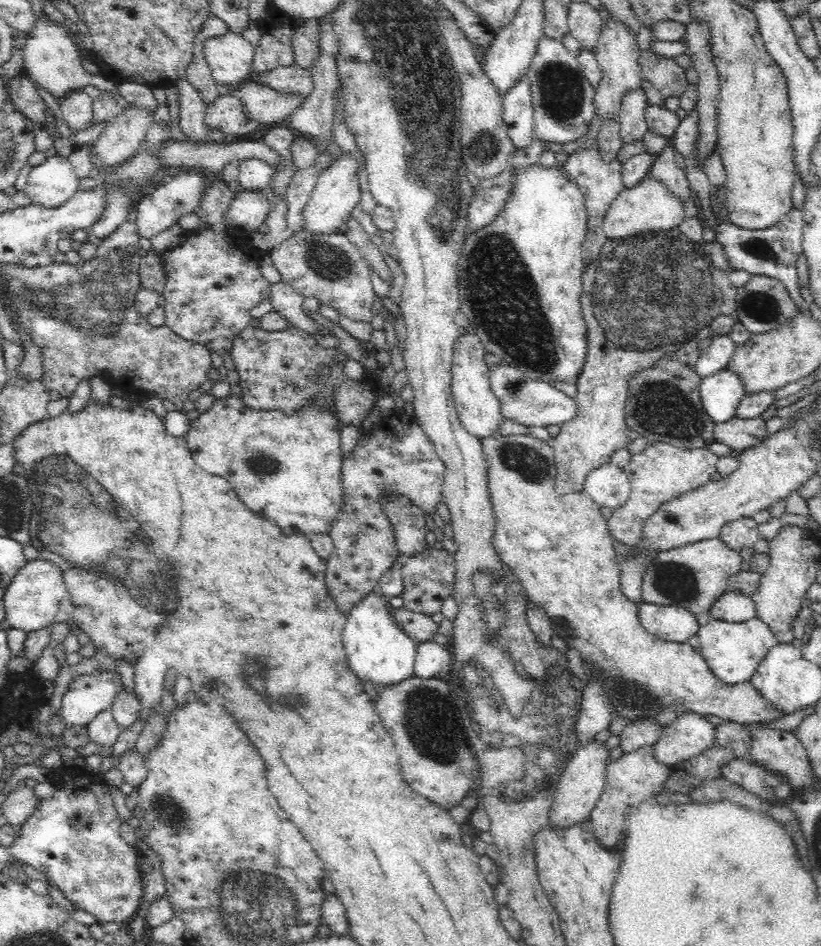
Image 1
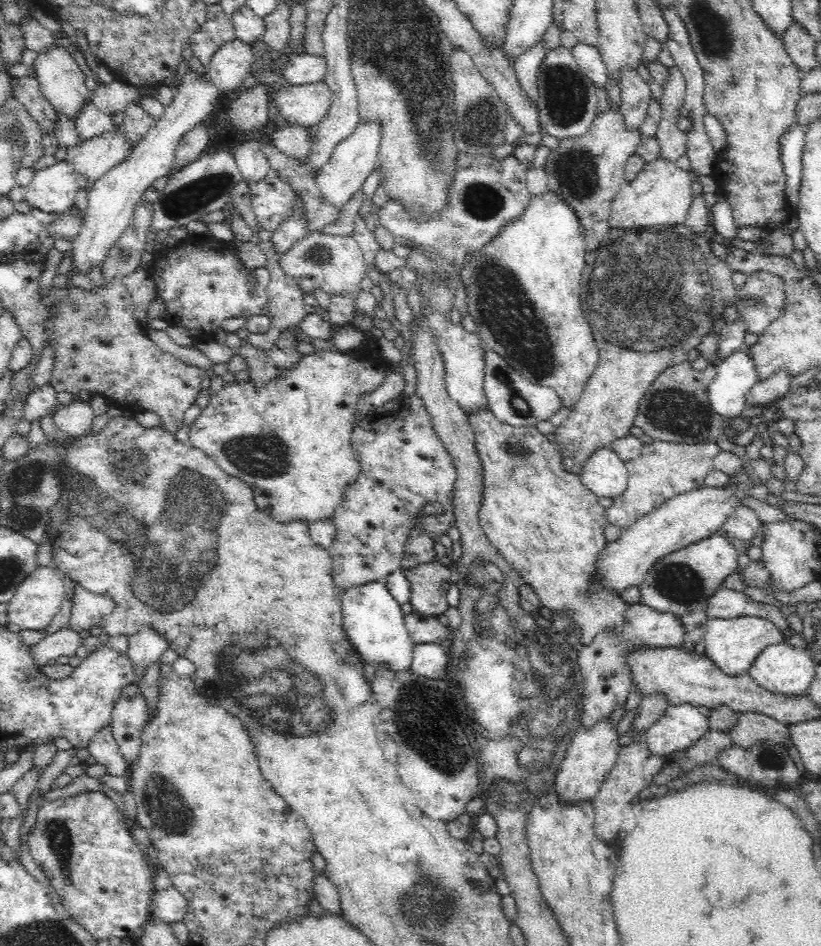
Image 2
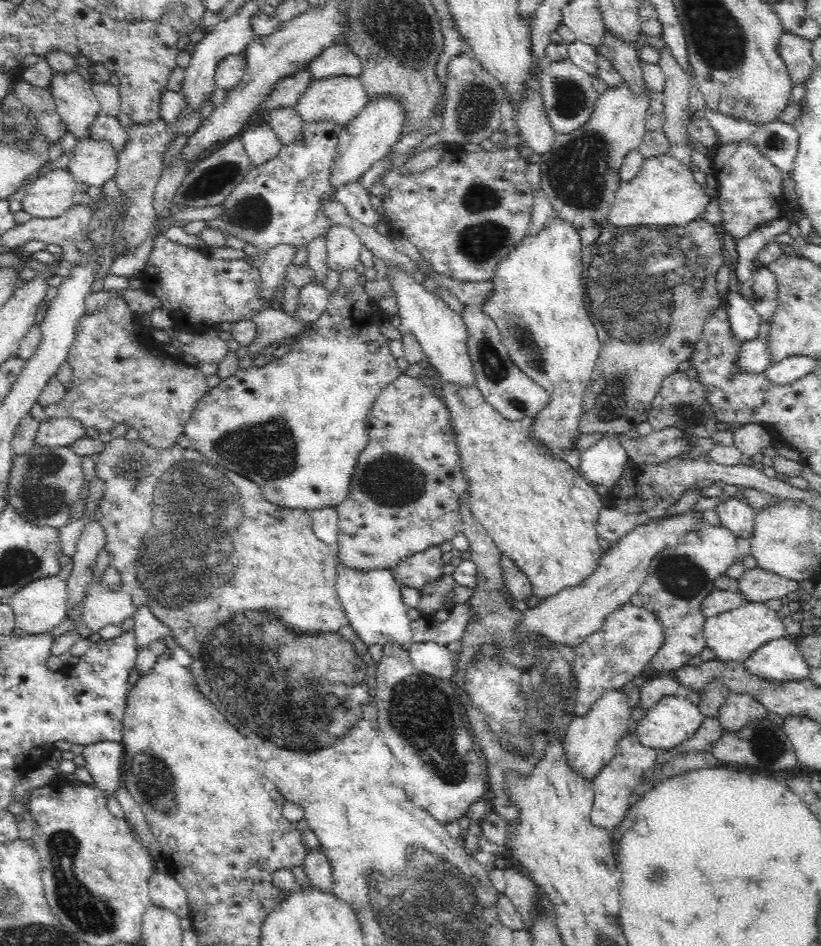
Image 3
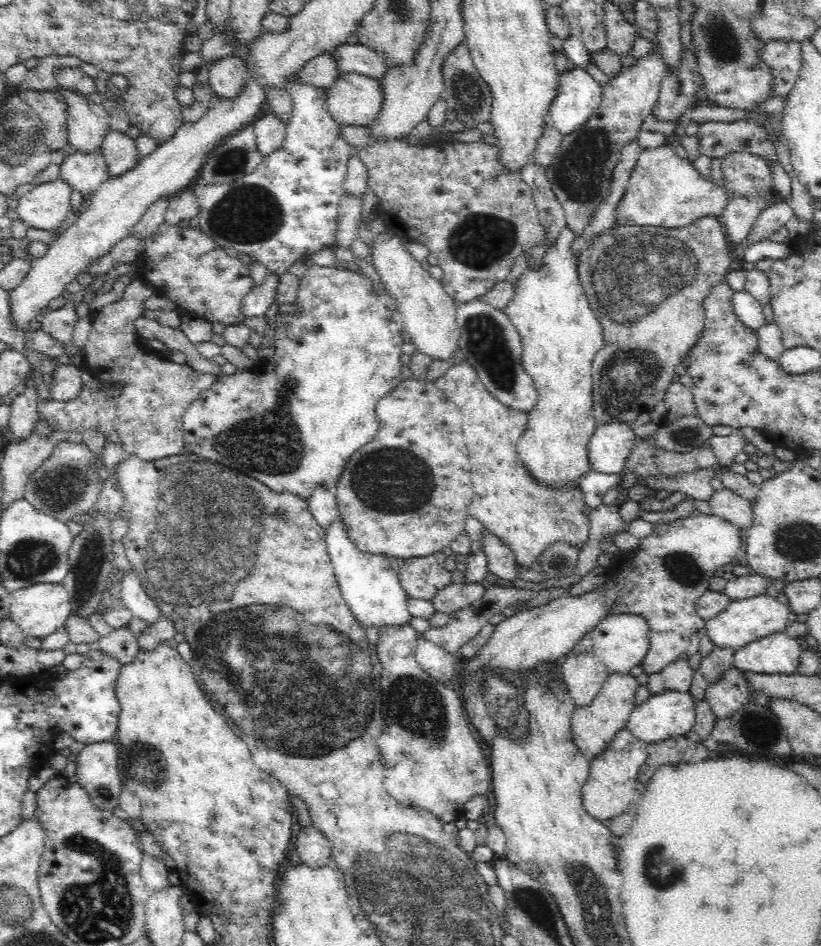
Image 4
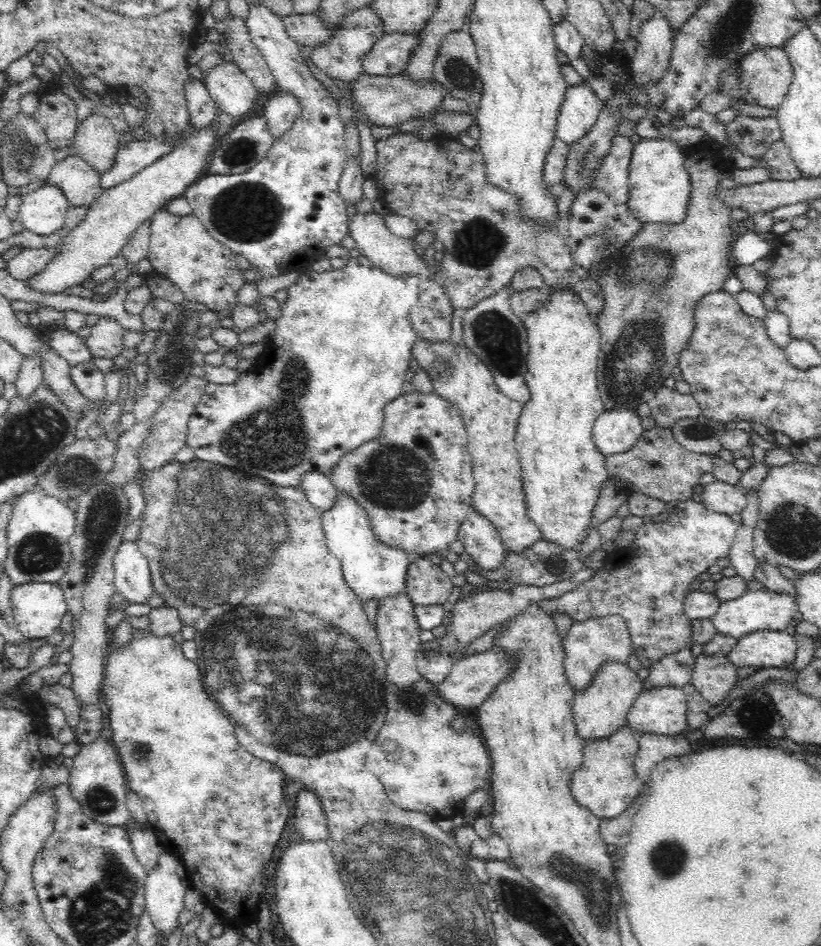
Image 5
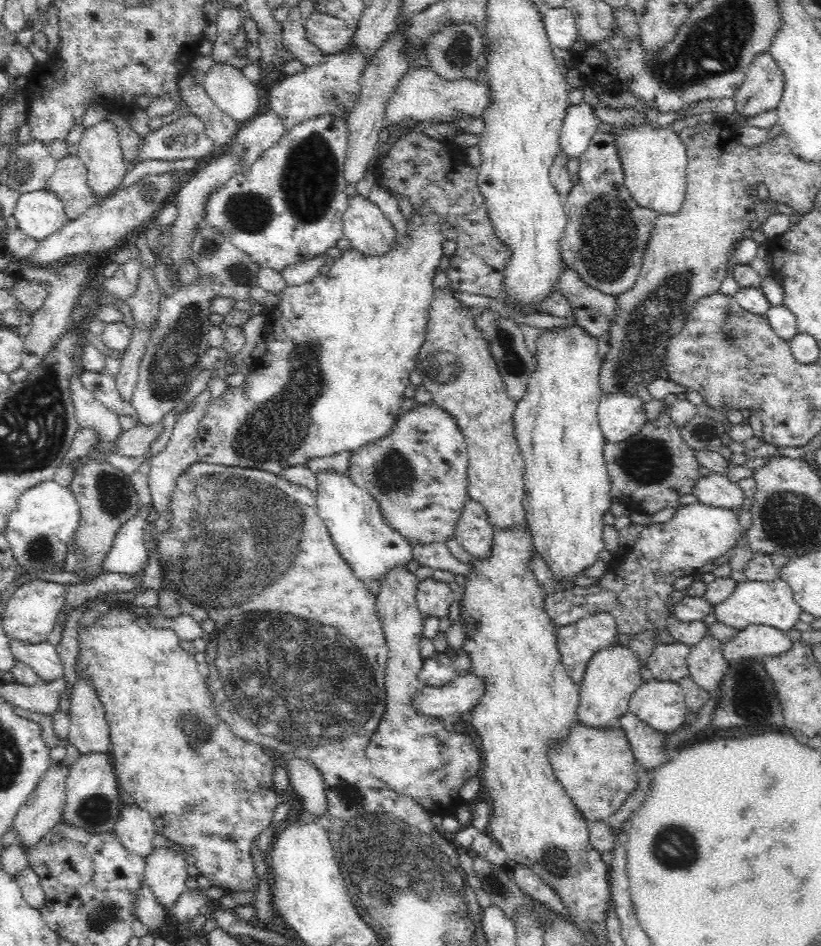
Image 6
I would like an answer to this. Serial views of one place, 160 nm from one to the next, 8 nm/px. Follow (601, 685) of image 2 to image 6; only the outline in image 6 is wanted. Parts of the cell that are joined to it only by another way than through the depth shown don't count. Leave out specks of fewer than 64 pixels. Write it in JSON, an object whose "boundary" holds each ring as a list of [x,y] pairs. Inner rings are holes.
{"boundary":[[[598,612],[582,617],[575,624],[558,626],[562,665],[576,685],[582,682],[586,666],[595,652],[612,648],[619,634],[616,620],[609,612]]]}

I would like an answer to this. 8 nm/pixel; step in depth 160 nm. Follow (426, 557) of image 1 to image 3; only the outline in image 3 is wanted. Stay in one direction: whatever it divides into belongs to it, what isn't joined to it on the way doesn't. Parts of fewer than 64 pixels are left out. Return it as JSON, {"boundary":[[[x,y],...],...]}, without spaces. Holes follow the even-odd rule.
{"boundary":[[[442,574],[437,580],[426,582],[419,589],[417,609],[424,615],[433,616],[438,610],[446,610],[447,596],[454,588],[452,574]]]}

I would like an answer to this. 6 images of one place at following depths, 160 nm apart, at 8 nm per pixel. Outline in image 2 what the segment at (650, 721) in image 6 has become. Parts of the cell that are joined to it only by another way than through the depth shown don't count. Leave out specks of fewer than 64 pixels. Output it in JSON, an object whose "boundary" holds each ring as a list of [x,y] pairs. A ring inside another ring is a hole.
{"boundary":[[[668,705],[666,712],[646,731],[645,740],[653,756],[663,759],[690,748],[709,730],[709,718],[693,705]]]}

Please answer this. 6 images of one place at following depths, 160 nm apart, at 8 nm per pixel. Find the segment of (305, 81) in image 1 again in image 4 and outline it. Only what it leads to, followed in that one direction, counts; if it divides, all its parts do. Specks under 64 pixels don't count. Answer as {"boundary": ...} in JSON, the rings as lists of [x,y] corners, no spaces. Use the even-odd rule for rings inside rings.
{"boundary":[[[346,42],[338,45],[331,52],[334,65],[336,65],[336,69],[340,74],[362,73],[364,76],[379,81],[386,74],[384,57],[358,42]]]}

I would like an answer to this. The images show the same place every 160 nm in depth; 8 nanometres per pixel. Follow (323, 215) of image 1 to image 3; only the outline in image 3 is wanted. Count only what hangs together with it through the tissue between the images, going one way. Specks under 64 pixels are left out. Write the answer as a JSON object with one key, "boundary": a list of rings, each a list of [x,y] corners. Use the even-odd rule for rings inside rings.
{"boundary":[[[390,96],[372,99],[354,118],[341,129],[337,143],[337,156],[331,164],[331,186],[335,193],[348,184],[354,184],[389,151],[402,135],[402,107]]]}

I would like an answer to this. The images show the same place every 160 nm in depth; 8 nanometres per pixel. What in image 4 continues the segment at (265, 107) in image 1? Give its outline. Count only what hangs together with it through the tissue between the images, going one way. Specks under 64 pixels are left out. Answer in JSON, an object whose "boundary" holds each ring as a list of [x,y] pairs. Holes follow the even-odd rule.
{"boundary":[[[342,73],[324,91],[326,111],[340,126],[366,126],[382,108],[381,81],[362,73]]]}

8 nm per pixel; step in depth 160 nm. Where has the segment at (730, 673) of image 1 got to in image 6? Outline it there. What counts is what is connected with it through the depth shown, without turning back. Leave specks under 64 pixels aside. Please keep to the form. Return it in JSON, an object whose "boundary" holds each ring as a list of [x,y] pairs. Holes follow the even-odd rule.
{"boundary":[[[776,579],[772,582],[747,581],[738,583],[735,591],[726,600],[713,605],[712,613],[716,621],[739,632],[750,625],[766,625],[785,633],[797,627],[801,610],[798,603],[794,602],[790,585],[785,580]]]}

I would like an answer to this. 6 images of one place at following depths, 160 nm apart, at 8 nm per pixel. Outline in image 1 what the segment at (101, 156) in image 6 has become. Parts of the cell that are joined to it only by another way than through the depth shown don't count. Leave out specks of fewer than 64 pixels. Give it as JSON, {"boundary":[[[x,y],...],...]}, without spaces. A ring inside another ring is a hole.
{"boundary":[[[44,10],[41,15],[34,15],[34,26],[28,30],[25,37],[25,45],[22,48],[23,68],[54,98],[64,98],[68,92],[91,83],[96,84],[98,90],[112,91],[115,88],[113,81],[84,71],[82,58],[75,41],[70,38],[70,32],[60,23],[50,19]]]}

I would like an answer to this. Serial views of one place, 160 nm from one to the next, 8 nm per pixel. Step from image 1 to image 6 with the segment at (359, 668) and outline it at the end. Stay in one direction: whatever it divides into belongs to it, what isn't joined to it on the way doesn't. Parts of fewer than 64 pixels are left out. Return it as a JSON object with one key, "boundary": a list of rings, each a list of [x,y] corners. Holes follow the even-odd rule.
{"boundary":[[[319,472],[317,479],[317,513],[324,521],[338,552],[342,552],[342,556],[346,556],[346,560],[354,564],[354,572],[358,572],[358,576],[362,576],[362,580],[366,582],[381,582],[390,568],[406,568],[413,559],[411,544],[386,524],[385,517],[370,492],[358,487],[346,473]]]}

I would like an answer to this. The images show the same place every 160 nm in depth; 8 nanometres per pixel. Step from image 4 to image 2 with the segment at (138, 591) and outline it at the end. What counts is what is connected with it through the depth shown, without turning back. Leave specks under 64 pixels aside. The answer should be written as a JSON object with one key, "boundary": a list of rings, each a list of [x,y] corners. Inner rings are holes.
{"boundary":[[[142,630],[136,636],[130,636],[129,643],[127,658],[134,672],[133,683],[140,686],[146,670],[157,661],[161,661],[169,646],[167,641],[154,630]]]}

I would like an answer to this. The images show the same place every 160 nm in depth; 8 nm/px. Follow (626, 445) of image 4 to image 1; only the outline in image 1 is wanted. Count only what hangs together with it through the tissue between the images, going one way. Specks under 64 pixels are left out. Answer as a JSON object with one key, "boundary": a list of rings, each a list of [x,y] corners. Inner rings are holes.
{"boundary":[[[608,462],[591,470],[585,478],[583,490],[599,507],[614,510],[630,496],[629,476],[624,469]]]}

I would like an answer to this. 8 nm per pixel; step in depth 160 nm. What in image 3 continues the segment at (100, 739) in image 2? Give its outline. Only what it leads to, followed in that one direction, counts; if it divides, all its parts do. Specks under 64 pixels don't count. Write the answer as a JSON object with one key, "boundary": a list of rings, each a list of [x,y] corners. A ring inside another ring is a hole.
{"boundary":[[[104,740],[83,749],[86,769],[92,775],[92,785],[104,795],[114,794],[122,786],[123,744]]]}

